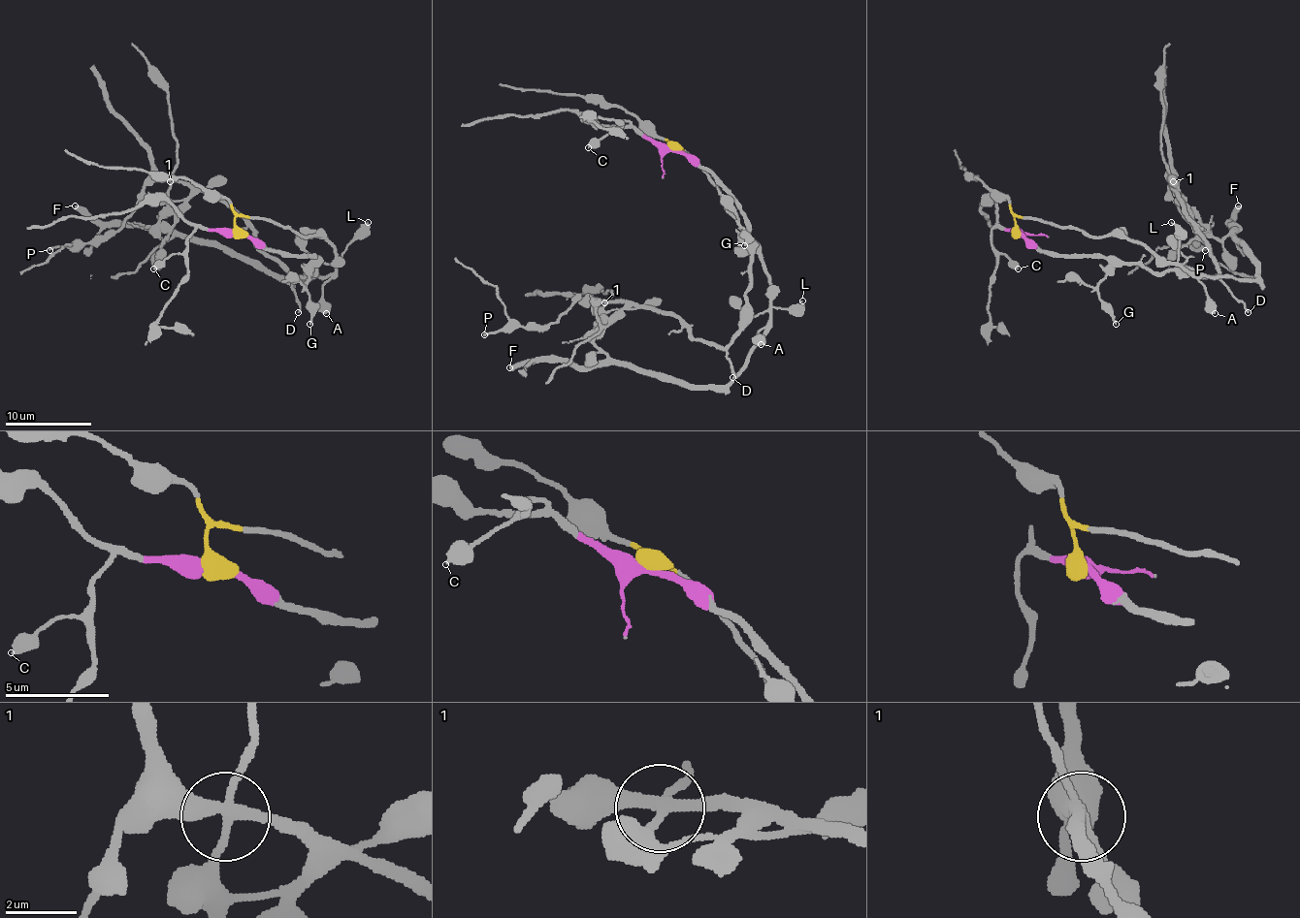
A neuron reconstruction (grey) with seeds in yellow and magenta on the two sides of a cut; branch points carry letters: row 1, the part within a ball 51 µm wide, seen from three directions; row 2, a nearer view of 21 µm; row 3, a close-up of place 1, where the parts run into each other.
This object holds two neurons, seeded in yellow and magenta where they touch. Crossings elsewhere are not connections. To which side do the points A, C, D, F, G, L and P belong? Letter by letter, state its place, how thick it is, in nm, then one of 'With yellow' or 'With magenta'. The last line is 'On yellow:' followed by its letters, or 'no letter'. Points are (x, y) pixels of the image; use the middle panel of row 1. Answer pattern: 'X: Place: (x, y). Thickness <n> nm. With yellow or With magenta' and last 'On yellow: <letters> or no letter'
A: Place: (761, 344). Thickness 600 nm. With yellow
C: Place: (588, 147). Thickness 460 nm. With magenta
D: Place: (732, 377). Thickness 160 nm. With magenta
F: Place: (509, 367). Thickness 460 nm. With yellow
G: Place: (744, 245). Thickness 190 nm. With magenta
L: Place: (802, 300). Thickness 150 nm. With yellow
P: Place: (484, 334). Thickness 180 nm. With magenta
On yellow: A, F, L

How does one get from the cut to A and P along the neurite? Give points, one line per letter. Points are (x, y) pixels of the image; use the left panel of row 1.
A: (238, 234), (238, 216), (259, 216), (301, 236), (320, 236), (336, 253), (336, 272), (322, 285), (327, 313)
P: (238, 234), (309, 255), (315, 270), (294, 276), (238, 213), (177, 181), (150, 181), (115, 231), (48, 251)

